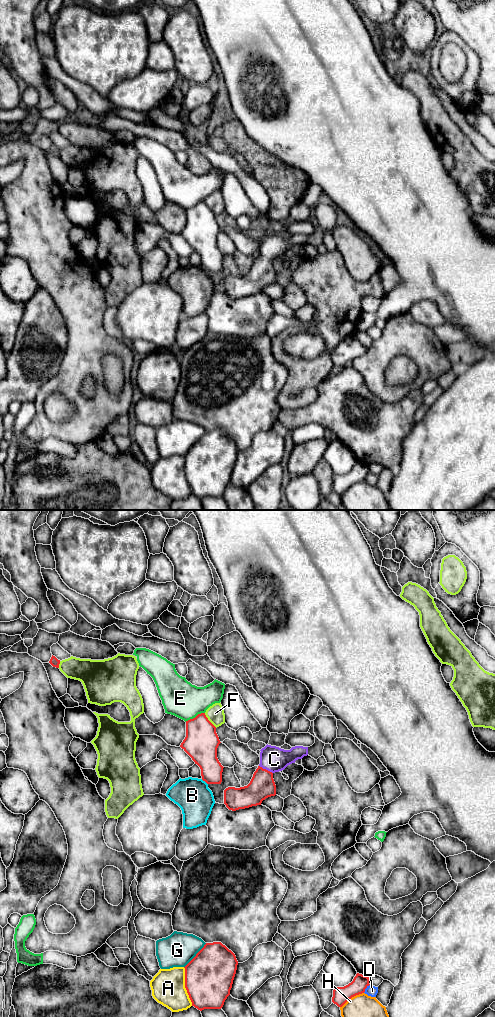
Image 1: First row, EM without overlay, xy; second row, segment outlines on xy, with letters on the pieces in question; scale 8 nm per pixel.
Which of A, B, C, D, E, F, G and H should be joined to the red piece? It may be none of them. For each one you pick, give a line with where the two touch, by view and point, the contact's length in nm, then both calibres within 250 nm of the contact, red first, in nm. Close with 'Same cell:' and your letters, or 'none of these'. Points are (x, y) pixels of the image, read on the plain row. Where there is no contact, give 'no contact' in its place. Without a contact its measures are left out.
C: xy (265, 257) | 130 nm | 200/200 nm
Same cell: C

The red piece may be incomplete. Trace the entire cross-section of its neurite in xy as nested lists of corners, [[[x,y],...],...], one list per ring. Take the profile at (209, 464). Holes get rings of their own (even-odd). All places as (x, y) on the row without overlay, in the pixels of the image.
[[[221,430],[206,431],[196,444],[184,455],[185,476],[192,494],[204,497],[221,497],[230,483],[238,449],[235,442]]]

